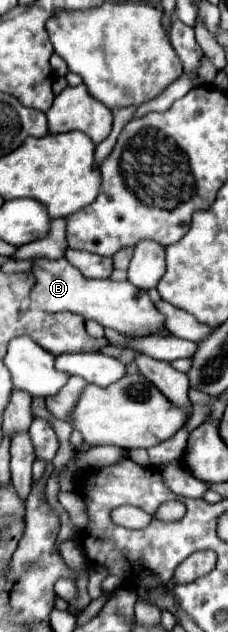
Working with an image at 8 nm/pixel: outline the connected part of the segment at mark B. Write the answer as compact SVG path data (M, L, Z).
M36 259L32 275L36 277L36 285L32 289L32 309L40 309L46 313L70 311L78 313L84 319L94 319L104 327L116 329L126 337L150 337L162 333L166 317L154 307L148 293L130 285L128 281L112 281L112 279L86 279L78 269L74 269L66 259Z

